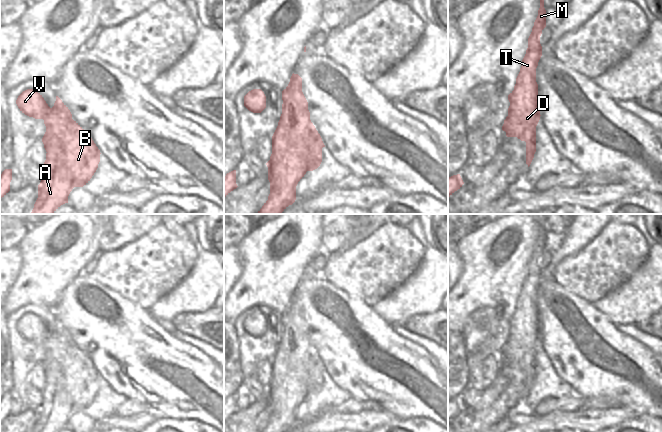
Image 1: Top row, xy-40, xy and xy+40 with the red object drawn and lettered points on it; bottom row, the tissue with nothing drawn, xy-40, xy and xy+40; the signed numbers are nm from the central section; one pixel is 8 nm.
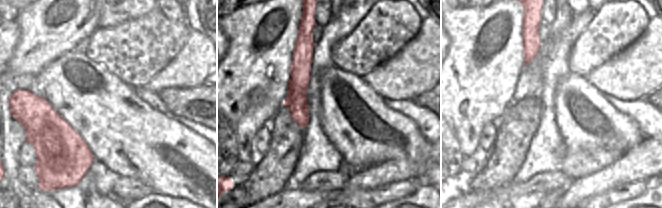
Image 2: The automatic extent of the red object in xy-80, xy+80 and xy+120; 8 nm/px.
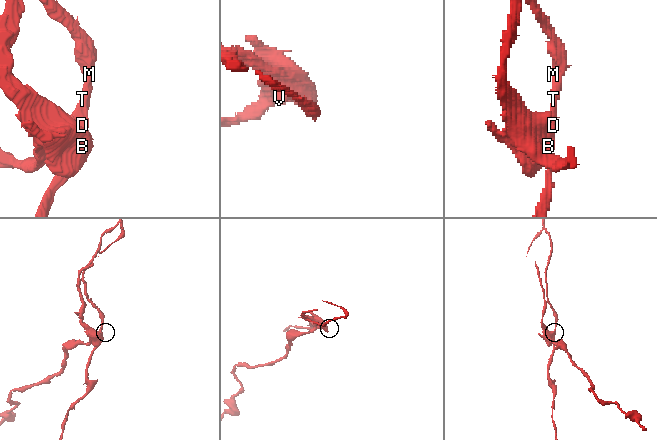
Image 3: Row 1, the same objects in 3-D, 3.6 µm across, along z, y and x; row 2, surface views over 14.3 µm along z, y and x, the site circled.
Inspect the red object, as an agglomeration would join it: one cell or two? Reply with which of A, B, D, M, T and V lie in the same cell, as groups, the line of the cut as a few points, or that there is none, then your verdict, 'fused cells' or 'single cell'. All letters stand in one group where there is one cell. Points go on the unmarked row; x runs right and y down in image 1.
A D M T / B V; cut in xy-40 along (49, 365), (63, 376), (74, 410); fused cells

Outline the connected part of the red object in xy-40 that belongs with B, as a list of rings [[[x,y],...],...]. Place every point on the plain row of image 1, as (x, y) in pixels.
[[[33,313],[23,315],[16,328],[25,339],[44,344],[46,356],[42,366],[46,376],[48,367],[56,366],[74,398],[74,411],[86,409],[98,392],[101,378],[90,358],[73,343],[63,343],[56,326],[50,332],[42,319]]]

